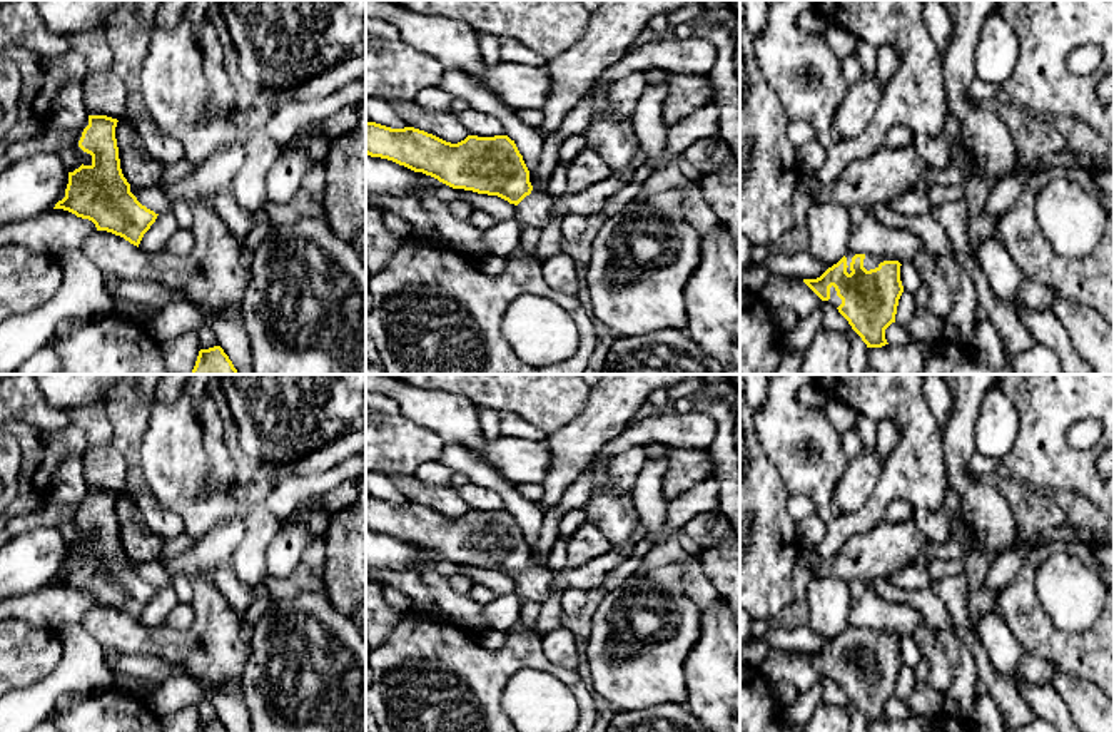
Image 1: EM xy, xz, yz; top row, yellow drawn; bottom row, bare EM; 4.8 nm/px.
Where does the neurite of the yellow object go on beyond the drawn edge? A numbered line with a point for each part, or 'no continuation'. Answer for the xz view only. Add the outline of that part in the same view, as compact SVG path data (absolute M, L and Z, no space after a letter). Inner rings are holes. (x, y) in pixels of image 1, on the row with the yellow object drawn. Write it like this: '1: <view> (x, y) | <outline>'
1: xz (538, 209) | M638 150L631 160L628 174L613 174L608 179L593 184L580 192L566 192L560 197L553 197L548 192L531 191L518 206L514 219L524 227L544 229L553 219L565 217L568 214L578 214L588 219L593 214L601 212L603 204L626 186L633 174L645 164L645 155Z

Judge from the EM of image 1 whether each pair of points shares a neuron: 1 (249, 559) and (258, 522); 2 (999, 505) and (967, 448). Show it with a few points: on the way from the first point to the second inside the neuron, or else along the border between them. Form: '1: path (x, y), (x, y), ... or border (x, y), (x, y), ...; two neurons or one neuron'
1: path (251, 550), (258, 538), (258, 530); one neuron
2: path (982, 498), (959, 475), (959, 465); one neuron

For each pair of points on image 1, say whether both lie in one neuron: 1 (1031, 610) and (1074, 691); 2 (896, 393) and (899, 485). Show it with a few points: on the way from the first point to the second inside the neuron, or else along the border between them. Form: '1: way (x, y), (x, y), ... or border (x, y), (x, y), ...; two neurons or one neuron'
1: border (1046, 657), (1063, 670), (1086, 679), (1096, 687); two neurons
2: way (909, 416), (909, 462); one neuron

